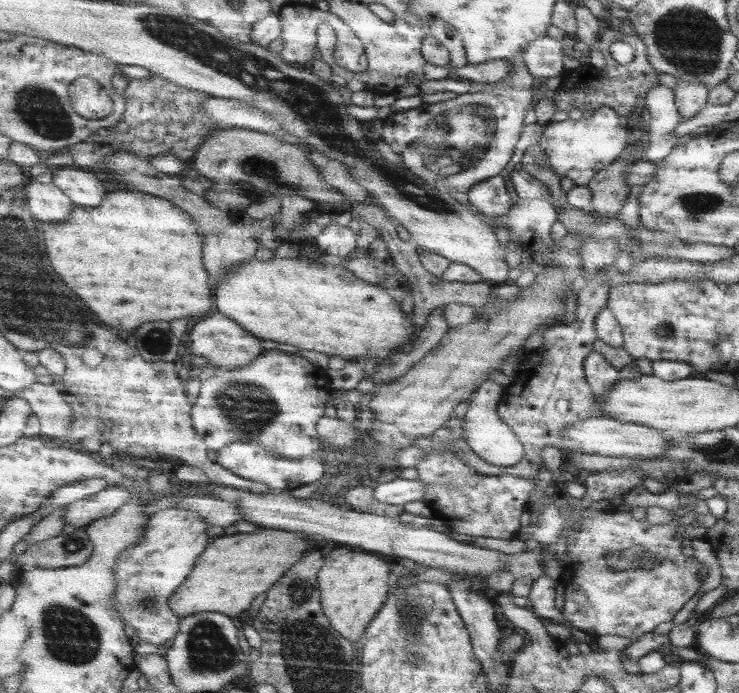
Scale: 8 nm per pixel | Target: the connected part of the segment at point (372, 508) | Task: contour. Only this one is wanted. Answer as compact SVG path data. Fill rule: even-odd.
M351 486L345 492L345 504L353 506L357 512L367 512L367 514L377 514L377 516L389 516L389 518L401 518L403 506L391 506L391 504L379 504L375 500L375 488L369 486Z

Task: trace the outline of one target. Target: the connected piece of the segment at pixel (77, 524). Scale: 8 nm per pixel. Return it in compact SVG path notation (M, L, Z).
M111 484L107 490L67 506L65 522L77 530L81 530L81 528L87 530L93 522L113 516L131 498L133 498L133 492L129 488L119 486L119 484Z

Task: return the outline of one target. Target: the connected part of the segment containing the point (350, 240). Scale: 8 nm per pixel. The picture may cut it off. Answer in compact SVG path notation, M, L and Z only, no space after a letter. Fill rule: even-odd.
M331 224L321 236L315 238L315 244L319 246L321 254L333 254L333 256L351 256L357 248L357 236L351 228Z

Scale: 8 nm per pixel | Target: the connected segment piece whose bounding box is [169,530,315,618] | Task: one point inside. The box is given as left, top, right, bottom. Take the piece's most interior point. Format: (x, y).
(235, 569)

